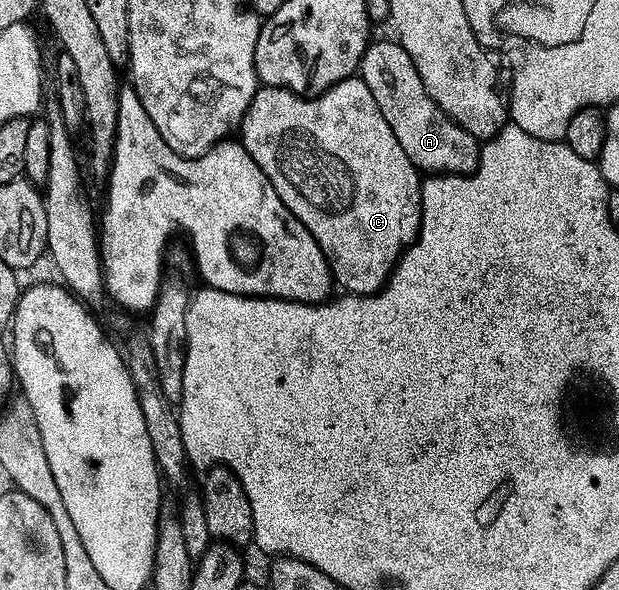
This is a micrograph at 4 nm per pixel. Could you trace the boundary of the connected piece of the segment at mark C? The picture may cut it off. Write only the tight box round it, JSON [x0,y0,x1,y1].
[239,75,423,296]

